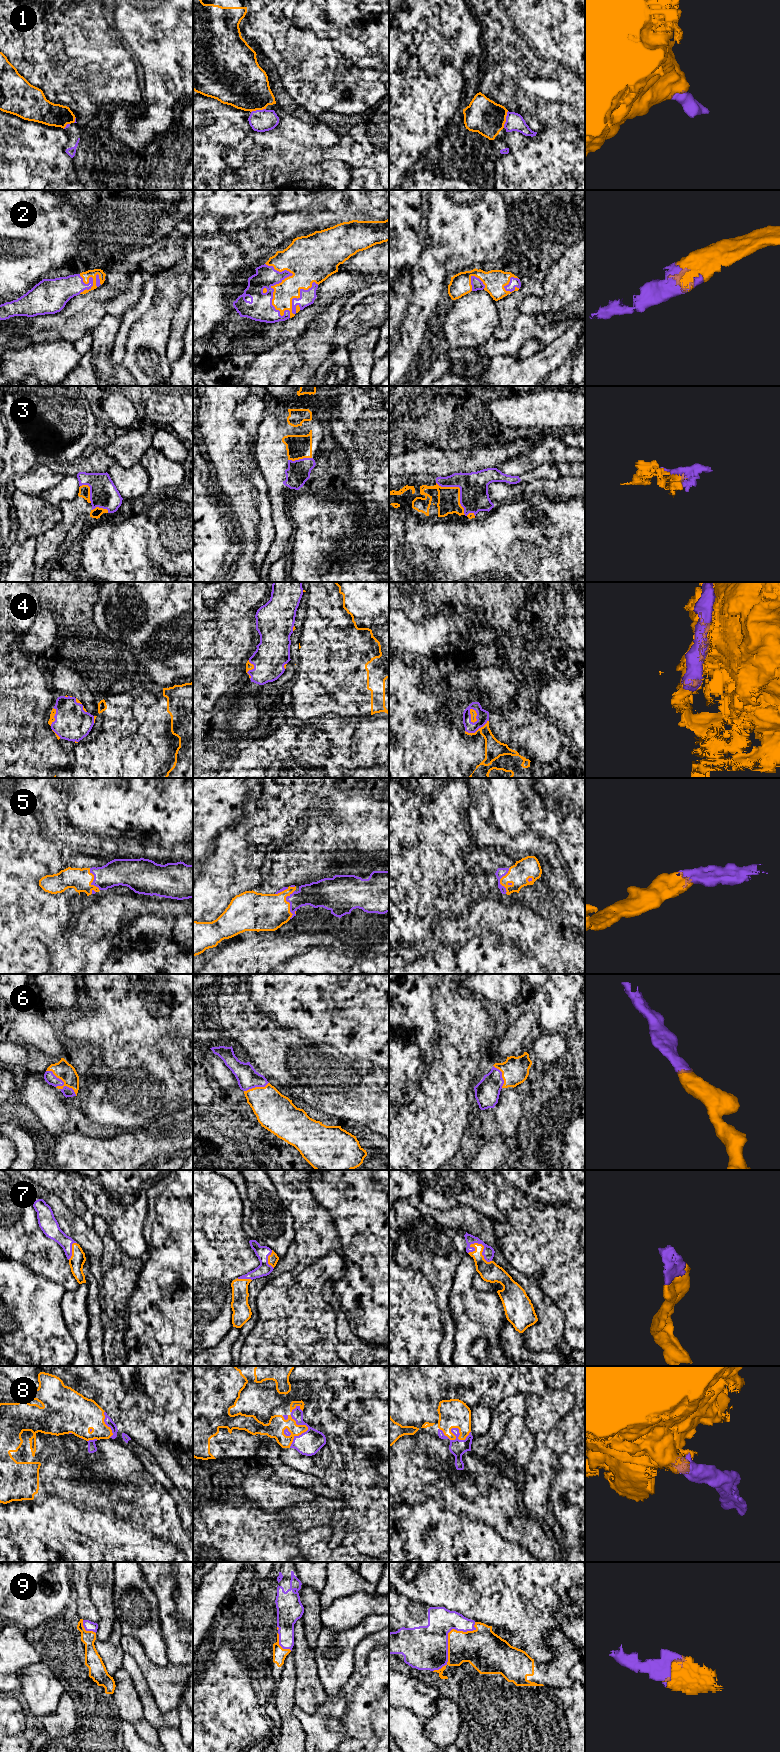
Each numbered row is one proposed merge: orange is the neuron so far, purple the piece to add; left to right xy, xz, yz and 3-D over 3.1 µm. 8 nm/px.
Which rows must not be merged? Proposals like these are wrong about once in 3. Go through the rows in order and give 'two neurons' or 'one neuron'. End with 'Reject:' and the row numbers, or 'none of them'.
1: one neuron
2: one neuron
3: one neuron
4: two neurons
5: one neuron
6: one neuron
7: one neuron
8: one neuron
9: one neuron
Reject: 4

